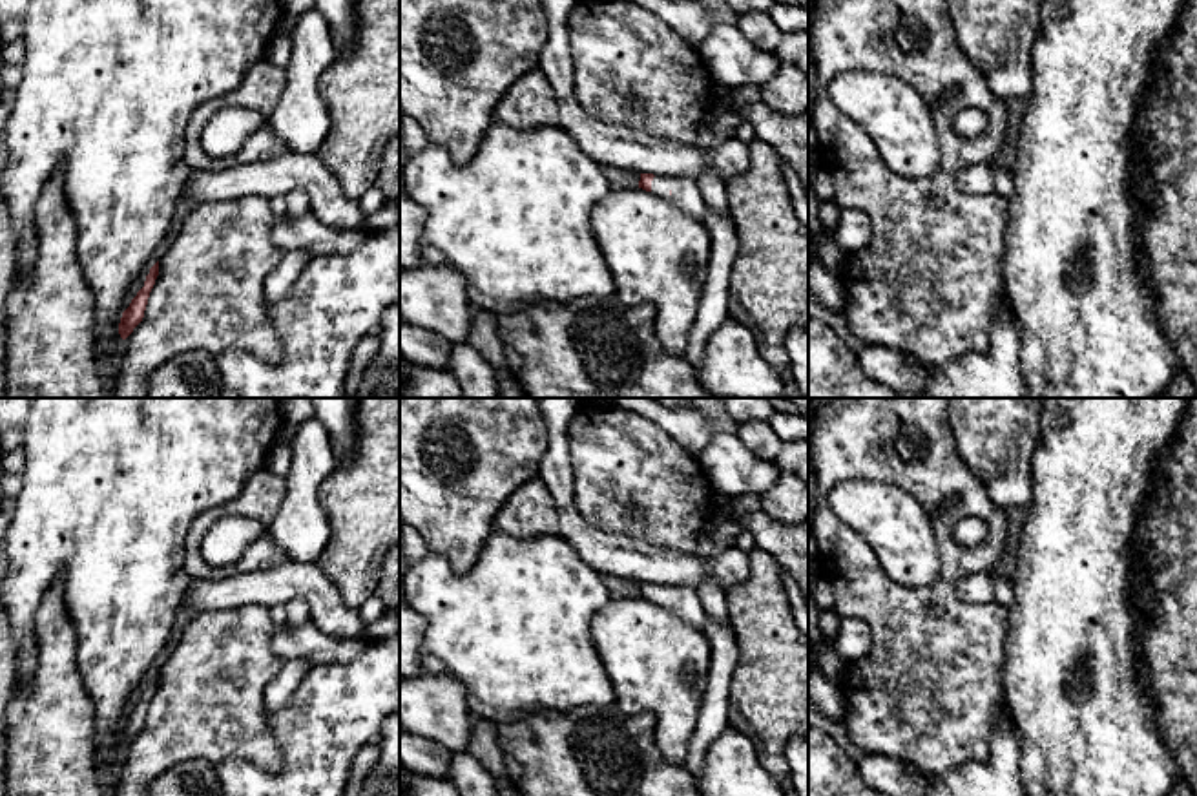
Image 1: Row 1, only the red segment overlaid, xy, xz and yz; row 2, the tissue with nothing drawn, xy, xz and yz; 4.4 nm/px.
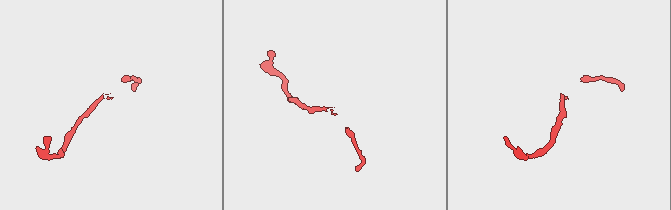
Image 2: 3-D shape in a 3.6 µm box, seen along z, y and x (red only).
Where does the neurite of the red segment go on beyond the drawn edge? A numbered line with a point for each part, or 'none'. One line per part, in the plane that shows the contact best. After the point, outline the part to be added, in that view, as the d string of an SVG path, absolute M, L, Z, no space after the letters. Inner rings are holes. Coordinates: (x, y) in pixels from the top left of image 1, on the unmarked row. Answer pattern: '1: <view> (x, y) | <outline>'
1: xz (685, 603) | M655 584L651 590L651 602L670 610L699 630L706 624L708 615L697 597L697 588L690 584Z

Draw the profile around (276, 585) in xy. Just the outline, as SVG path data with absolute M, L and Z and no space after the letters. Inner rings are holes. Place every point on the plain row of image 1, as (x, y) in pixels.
M285 562L223 579L192 579L182 608L235 610L248 604L285 604L303 599L312 621L332 637L367 639L367 623L349 608L316 562Z

